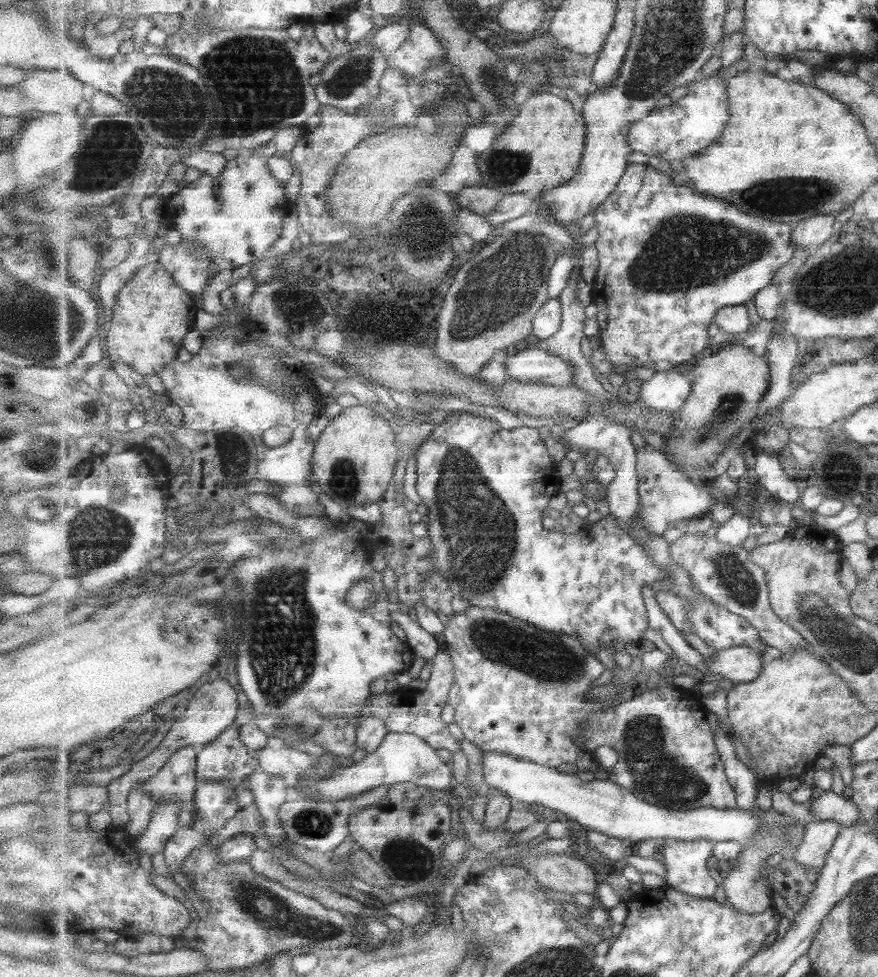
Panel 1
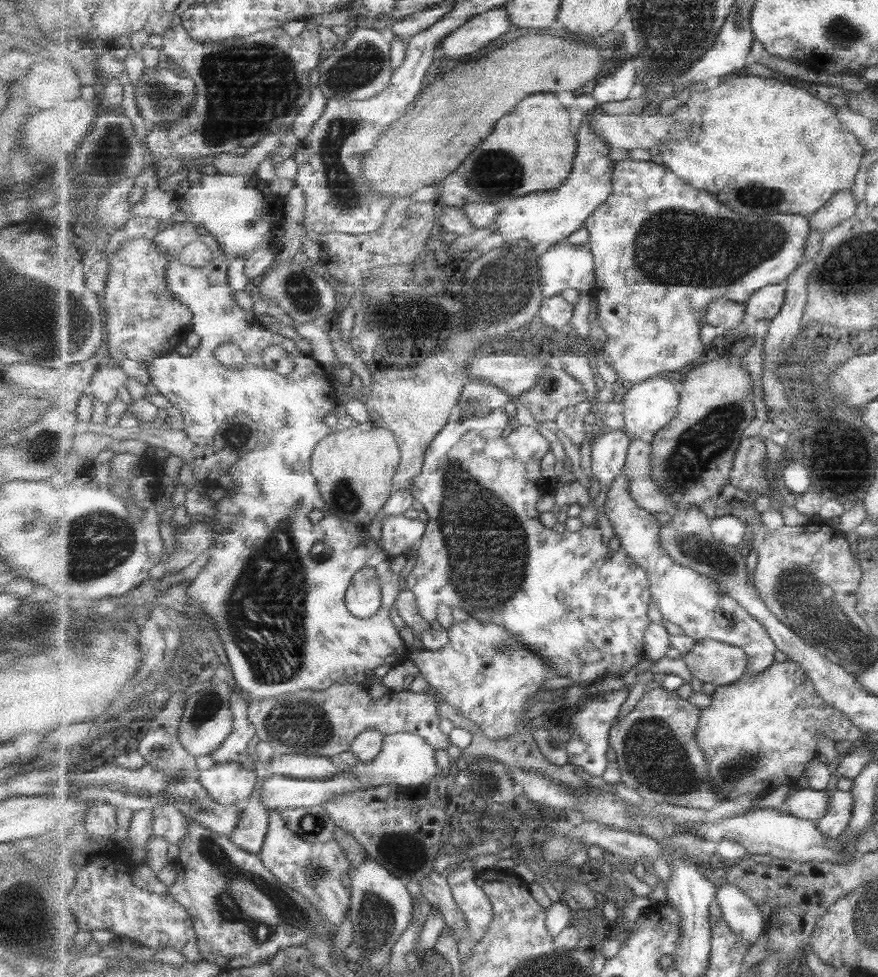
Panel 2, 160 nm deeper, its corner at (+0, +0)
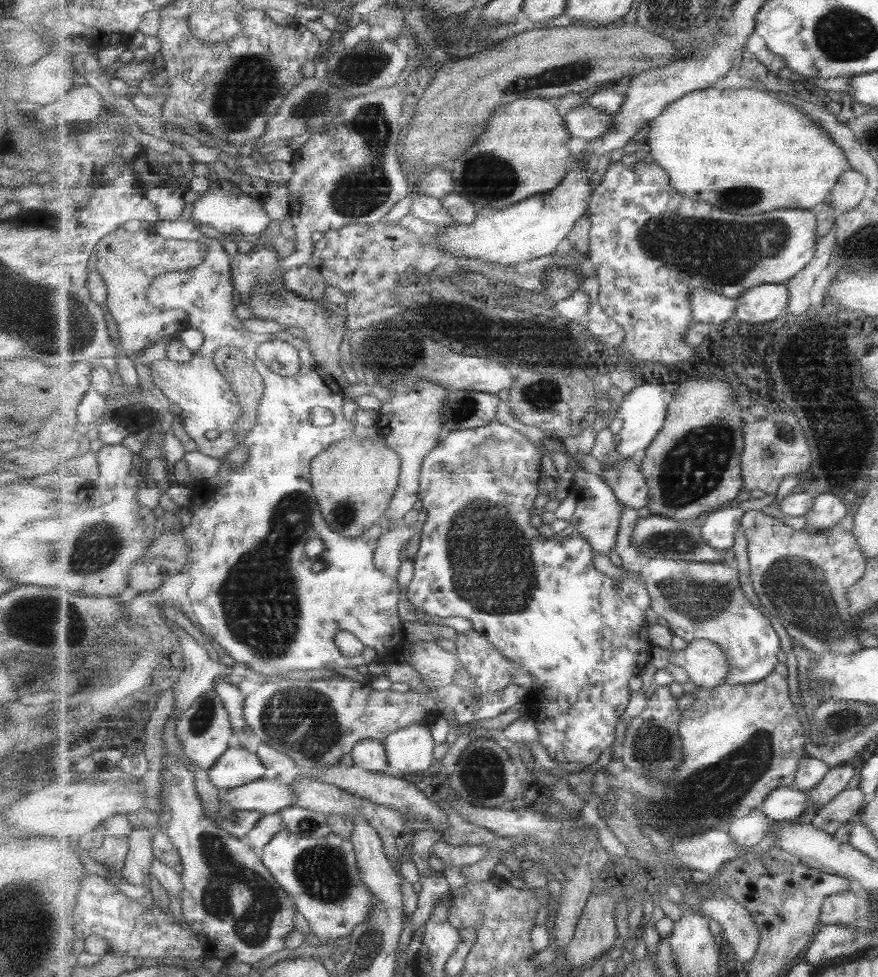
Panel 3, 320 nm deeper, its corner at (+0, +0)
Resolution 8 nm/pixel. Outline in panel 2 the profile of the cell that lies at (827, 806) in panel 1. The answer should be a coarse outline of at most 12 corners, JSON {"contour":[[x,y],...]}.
{"contour":[[791,789],[788,815],[815,822],[831,806],[827,792]]}

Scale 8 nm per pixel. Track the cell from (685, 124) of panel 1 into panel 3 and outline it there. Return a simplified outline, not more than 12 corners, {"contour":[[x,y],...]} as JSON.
{"contour":[[589,103],[564,116],[573,140],[591,144],[611,132],[615,115]]}

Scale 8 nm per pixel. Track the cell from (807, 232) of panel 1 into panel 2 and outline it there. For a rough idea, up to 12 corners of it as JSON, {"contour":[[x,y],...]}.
{"contour":[[852,189],[838,192],[810,216],[812,232],[827,232],[857,210]]}

